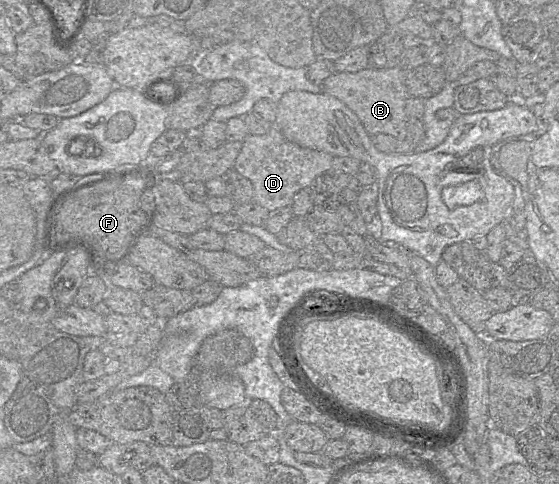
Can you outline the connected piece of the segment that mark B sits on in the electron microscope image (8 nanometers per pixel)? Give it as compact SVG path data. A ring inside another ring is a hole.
M366 67L358 72L334 72L321 84L327 93L351 109L369 135L388 134L399 140L406 139L405 105L409 98L406 72L400 67L374 69Z

